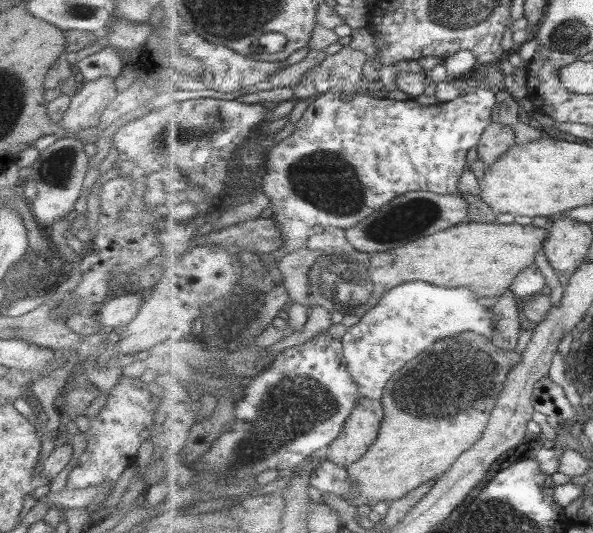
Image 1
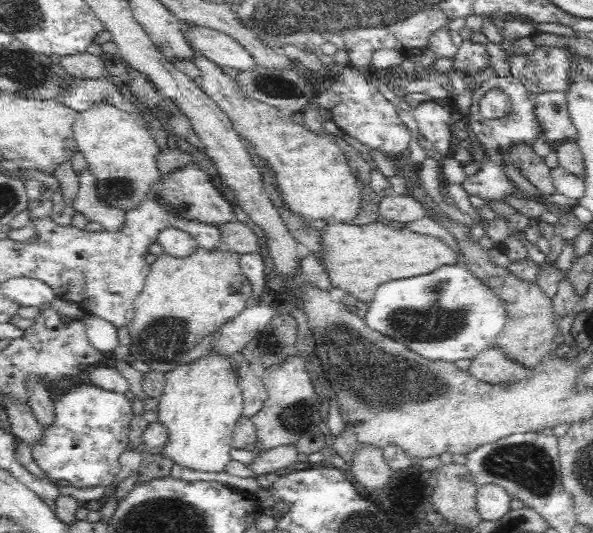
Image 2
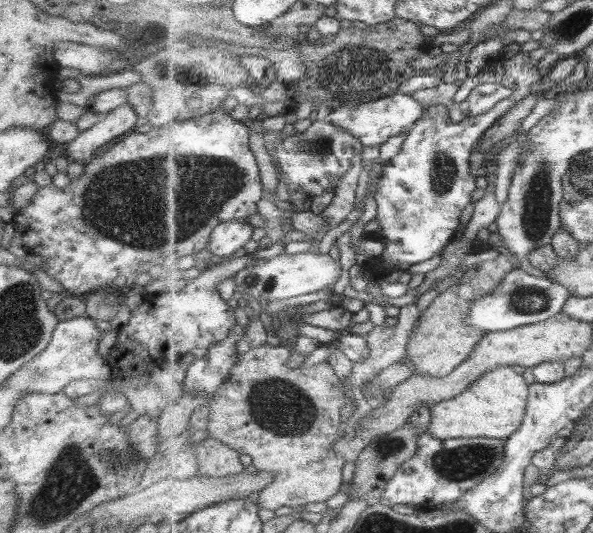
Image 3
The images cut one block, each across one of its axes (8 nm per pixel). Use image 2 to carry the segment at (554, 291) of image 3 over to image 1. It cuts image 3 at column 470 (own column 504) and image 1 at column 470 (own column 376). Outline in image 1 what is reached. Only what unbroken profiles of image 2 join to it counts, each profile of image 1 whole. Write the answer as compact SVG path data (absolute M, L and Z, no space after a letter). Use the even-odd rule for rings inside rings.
M424 280L407 281L386 292L369 312L366 312L356 325L348 328L342 336L346 348L345 364L352 377L358 382L365 397L382 400L387 383L411 360L423 354L433 342L471 331L494 339L496 314L492 305L481 298L472 288L445 288Z

